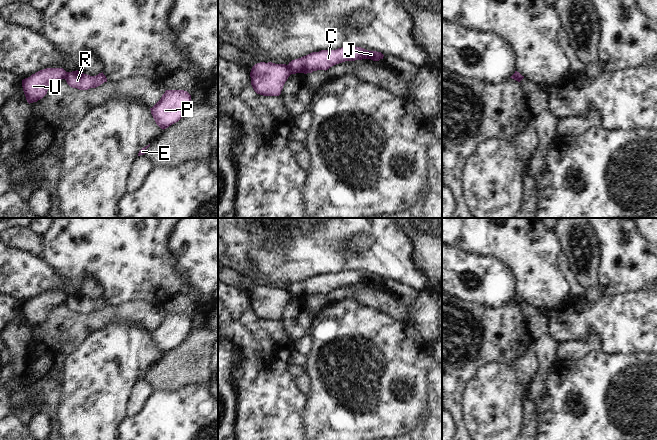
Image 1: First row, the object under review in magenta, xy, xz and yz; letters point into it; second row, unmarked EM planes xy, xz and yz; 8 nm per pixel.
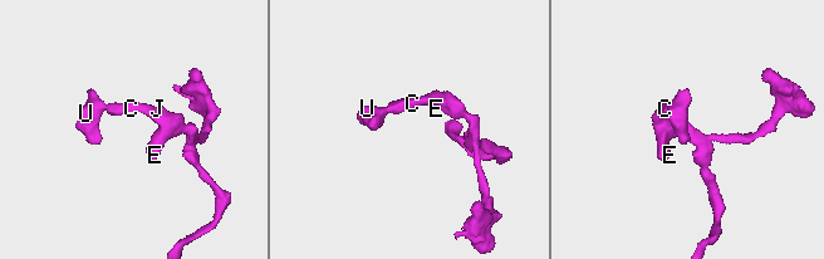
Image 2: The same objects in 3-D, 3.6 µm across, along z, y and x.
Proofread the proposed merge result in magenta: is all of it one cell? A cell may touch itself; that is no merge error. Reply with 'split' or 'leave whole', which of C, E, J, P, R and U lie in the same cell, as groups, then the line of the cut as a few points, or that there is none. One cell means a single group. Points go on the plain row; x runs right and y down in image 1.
split; groups C E J P R / U; cut xz (287, 289), (291, 297)

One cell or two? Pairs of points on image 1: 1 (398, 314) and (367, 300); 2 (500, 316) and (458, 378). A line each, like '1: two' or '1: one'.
1: one
2: one

